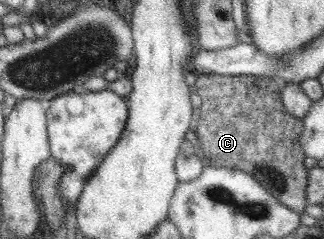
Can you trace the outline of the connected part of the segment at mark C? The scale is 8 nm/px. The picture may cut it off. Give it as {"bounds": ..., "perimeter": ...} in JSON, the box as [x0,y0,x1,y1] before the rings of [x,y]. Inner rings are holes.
{"bounds":[191,74,308,215],"perimeter":[[[198,74],[191,88],[201,99],[200,108],[195,113],[194,133],[202,149],[205,163],[210,163],[212,167],[234,167],[248,173],[282,205],[301,215],[308,204],[305,196],[308,169],[302,162],[305,153],[299,145],[303,123],[302,120],[286,113],[278,88],[279,85],[271,79],[254,75]]]}

